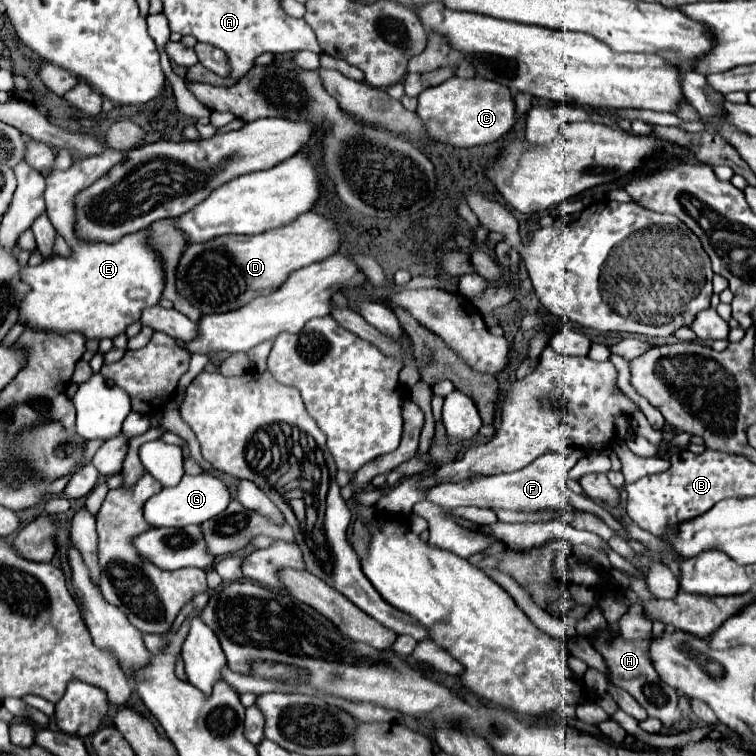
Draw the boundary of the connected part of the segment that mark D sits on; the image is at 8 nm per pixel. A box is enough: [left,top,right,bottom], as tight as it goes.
[176,212,340,314]

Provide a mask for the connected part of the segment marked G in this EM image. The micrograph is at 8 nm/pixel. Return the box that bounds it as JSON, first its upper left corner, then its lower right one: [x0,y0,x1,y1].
[144,472,230,528]

